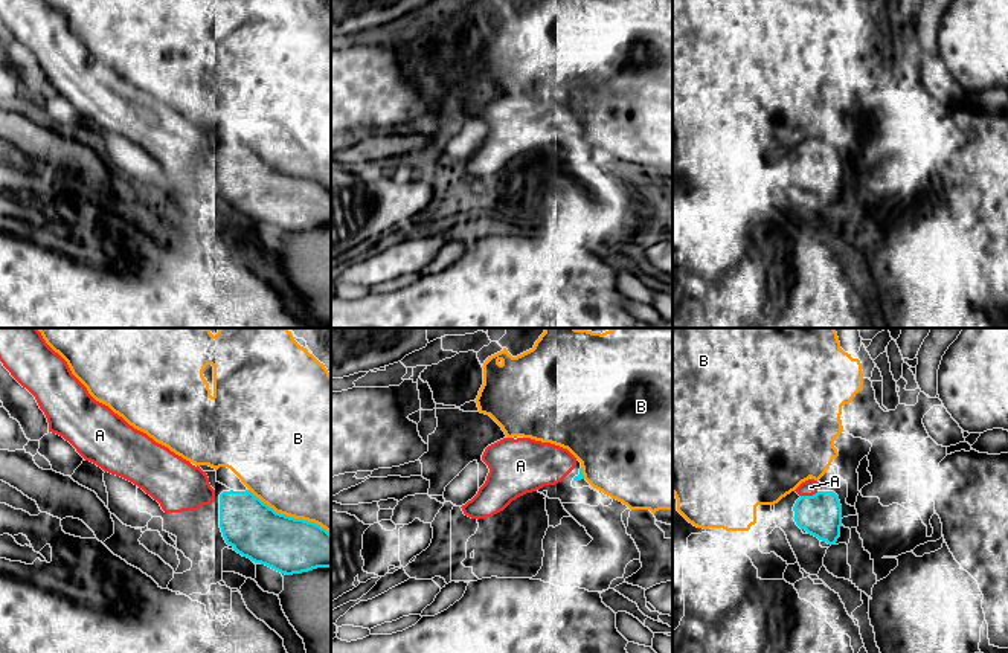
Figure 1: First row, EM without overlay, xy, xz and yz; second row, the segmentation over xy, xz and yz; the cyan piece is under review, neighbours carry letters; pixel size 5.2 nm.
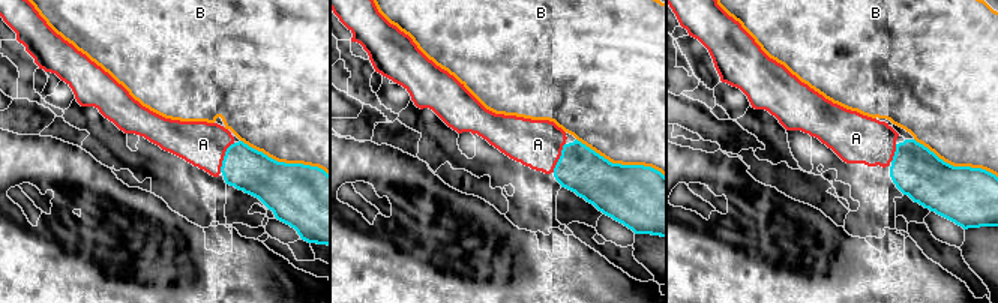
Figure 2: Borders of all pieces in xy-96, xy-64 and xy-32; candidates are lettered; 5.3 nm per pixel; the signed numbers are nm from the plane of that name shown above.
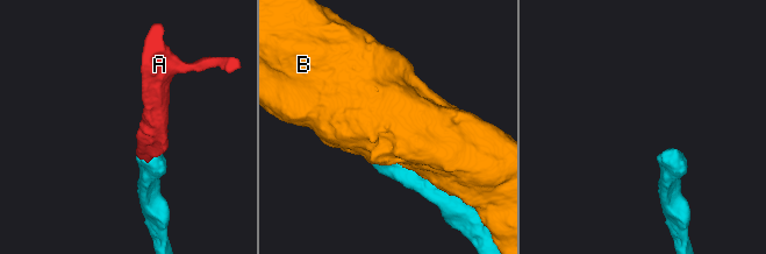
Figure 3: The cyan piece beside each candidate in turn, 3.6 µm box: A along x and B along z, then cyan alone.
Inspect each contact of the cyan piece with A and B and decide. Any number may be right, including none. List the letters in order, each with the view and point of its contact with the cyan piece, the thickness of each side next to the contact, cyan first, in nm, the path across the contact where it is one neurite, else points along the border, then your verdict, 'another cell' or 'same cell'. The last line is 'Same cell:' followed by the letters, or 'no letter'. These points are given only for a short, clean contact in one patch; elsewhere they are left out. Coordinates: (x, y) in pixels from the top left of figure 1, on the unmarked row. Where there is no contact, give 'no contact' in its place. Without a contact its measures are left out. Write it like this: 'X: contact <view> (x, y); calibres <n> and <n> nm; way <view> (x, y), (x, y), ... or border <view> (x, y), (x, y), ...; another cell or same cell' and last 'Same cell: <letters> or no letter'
A: contact yz (808, 154); calibres 220 and 80 nm; same cell
B: contact xy (288, 174); calibres 300 and 500 nm; another cell
Same cell: A

